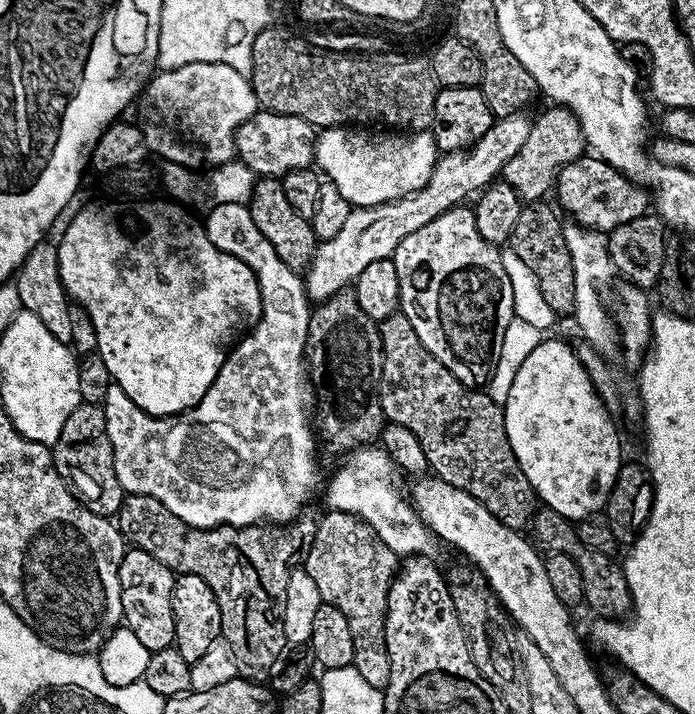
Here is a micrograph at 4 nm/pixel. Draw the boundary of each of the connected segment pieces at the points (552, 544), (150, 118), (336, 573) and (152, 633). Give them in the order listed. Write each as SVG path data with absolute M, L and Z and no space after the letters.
M547 506L537 507L532 515L530 525L530 540L541 553L557 552L566 554L578 562L584 579L584 604L592 607L597 617L600 618L624 618L632 611L632 595L630 586L626 582L626 574L619 563L615 564L612 556L590 550L578 538L576 524L567 520L562 514L558 514L553 508Z
M194 62L193 64L187 64L186 66L178 66L177 68L165 68L163 70L157 71L155 75L153 75L152 79L148 81L144 86L143 92L140 93L138 97L138 105L140 104L140 109L137 110L135 119L138 121L138 127L142 130L142 134L144 135L144 141L146 142L146 146L148 147L149 153L161 156L161 161L170 163L170 164L182 164L185 166L200 166L200 163L204 163L204 166L215 166L217 164L227 164L229 160L233 159L236 156L236 131L238 130L238 126L242 126L242 122L246 122L246 118L250 118L254 115L258 110L258 105L256 102L256 95L254 94L254 90L252 89L252 81L249 79L245 73L239 72L238 70L234 70L234 66L226 66L225 64L215 64L214 62Z
M328 510L325 513L324 517L319 517L312 545L308 547L307 556L303 557L302 567L318 585L321 601L346 614L350 635L354 637L352 667L358 670L358 674L362 674L362 678L366 678L366 682L370 682L370 686L383 690L388 687L390 678L390 658L384 641L384 623L388 609L388 591L392 585L392 577L398 571L398 557L390 550L390 546L386 546L386 542L382 542L382 538L378 538L376 531L365 520L351 516L348 512Z
M129 547L120 563L120 593L122 594L123 623L134 630L134 635L150 653L166 650L176 642L174 630L174 606L172 595L176 576L158 558L146 554L146 550Z

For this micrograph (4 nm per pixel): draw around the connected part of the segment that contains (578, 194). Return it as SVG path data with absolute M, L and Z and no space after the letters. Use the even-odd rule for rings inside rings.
M595 154L579 156L573 164L568 164L561 170L554 185L555 196L555 203L565 213L568 211L575 223L605 234L626 222L634 222L634 218L642 218L650 208L648 189L632 183L617 168Z

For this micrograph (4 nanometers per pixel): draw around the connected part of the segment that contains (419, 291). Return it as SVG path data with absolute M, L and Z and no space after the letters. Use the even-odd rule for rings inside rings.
M457 206L434 218L434 222L426 222L422 230L406 234L396 253L390 257L394 270L398 270L399 311L410 318L410 326L414 326L418 338L422 338L422 346L426 346L426 350L430 350L454 378L477 390L483 389L492 379L498 354L502 354L506 326L510 326L514 318L514 290L510 290L510 278L506 278L500 253L497 245L486 242L486 238L478 234L475 211L468 206Z

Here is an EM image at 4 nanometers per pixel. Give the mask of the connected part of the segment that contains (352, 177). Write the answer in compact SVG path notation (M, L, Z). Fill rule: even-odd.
M341 126L325 128L317 135L314 164L326 177L327 183L338 186L338 194L342 194L348 204L357 208L373 208L426 186L430 174L436 169L437 159L438 149L431 131L393 134L388 130L357 130L352 126Z

